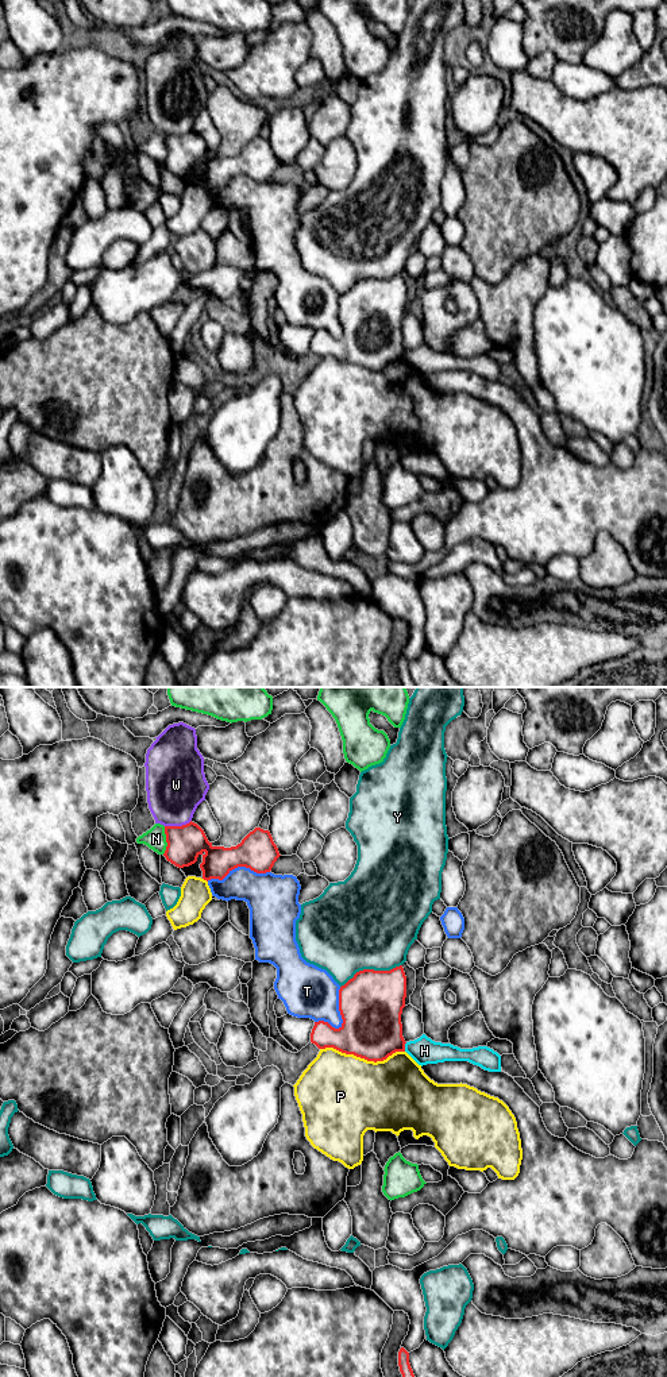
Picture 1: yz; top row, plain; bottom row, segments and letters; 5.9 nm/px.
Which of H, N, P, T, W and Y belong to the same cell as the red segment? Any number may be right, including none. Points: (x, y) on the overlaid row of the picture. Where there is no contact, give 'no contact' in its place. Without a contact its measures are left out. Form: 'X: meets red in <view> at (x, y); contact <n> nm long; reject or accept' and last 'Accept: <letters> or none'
H: meets red in yz at (404, 1046); contact 60 nm long; reject
N: meets red in yz at (166, 840); contact 170 nm long; reject
P: meets red in yz at (362, 1057); contact 500 nm long; reject
T: meets red in yz at (342, 1018); contact 260 nm long; reject
W: meets red in yz at (177, 826); contact 170 nm long; reject
Y: meets red in yz at (370, 969); contact 400 nm long; reject
Accept: none

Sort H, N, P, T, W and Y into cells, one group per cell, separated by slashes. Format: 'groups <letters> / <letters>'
groups H / N / P / T / W / Y

